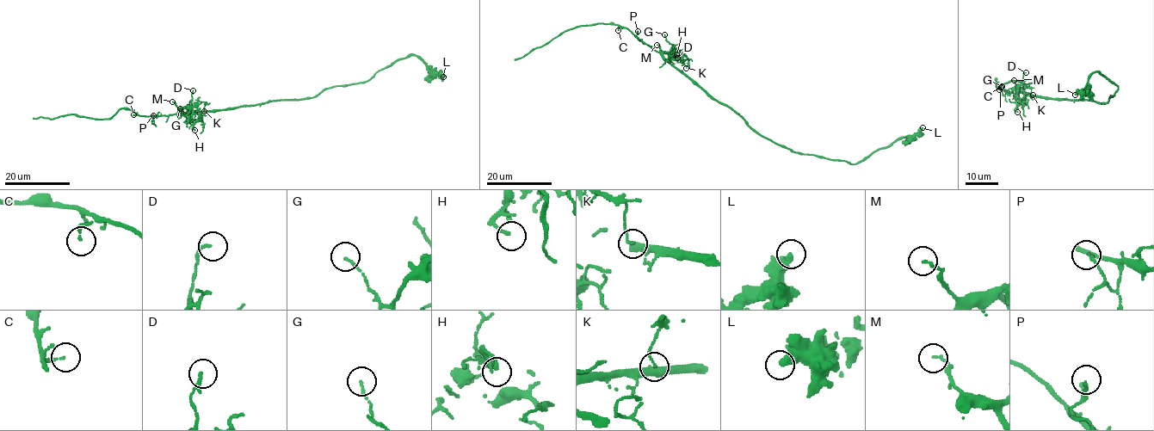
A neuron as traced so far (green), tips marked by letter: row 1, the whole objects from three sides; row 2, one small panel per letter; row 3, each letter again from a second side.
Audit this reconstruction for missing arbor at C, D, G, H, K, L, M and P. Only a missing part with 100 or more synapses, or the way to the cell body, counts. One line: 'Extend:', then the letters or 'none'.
Extend: none

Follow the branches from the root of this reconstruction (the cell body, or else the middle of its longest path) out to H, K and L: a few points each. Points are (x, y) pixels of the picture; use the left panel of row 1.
H: (242, 106), (182, 113), (181, 109), (188, 107), (191, 110), (191, 121), (194, 130)
K: (242, 106), (182, 113), (180, 109), (202, 101), (206, 102), (204, 111)
L: (242, 106), (312, 98), (333, 87), (363, 83), (378, 71), (412, 55), (417, 55), (432, 72), (443, 76)

